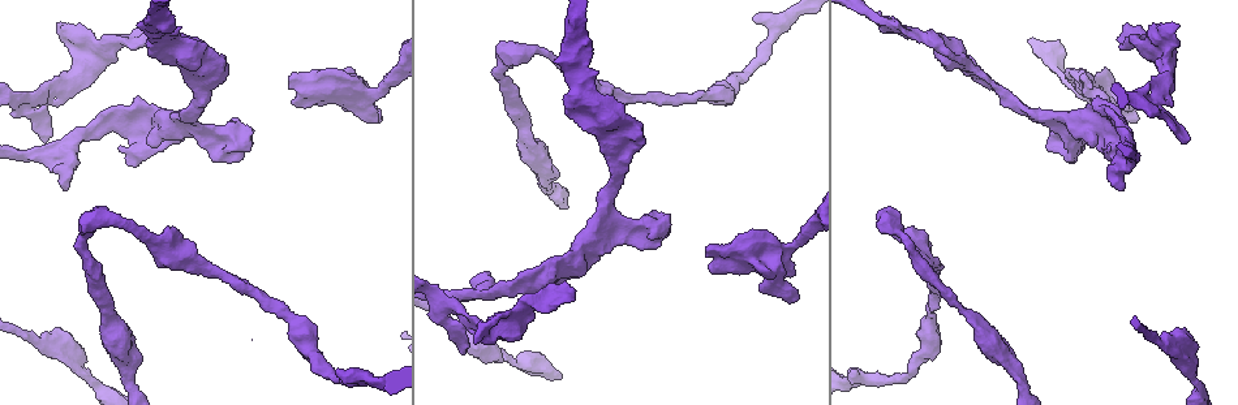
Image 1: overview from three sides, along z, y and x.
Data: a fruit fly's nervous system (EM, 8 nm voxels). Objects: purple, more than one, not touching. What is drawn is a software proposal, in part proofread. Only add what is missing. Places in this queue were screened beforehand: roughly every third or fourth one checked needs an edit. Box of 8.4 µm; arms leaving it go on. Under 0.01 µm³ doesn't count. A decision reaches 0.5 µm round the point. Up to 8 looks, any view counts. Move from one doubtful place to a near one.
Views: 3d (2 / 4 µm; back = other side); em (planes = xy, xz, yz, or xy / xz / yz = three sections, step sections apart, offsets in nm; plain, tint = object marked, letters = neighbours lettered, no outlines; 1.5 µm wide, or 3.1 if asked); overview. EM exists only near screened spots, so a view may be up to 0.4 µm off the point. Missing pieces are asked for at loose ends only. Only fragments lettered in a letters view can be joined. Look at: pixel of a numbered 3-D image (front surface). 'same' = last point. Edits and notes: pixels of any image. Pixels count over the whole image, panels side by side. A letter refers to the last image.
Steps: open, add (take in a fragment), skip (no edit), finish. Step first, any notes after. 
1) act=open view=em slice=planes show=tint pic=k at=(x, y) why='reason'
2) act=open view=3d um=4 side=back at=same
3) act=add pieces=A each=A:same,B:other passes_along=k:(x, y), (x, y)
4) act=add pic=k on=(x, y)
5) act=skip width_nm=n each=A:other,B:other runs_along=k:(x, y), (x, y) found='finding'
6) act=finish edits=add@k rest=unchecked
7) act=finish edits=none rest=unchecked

act=open view=em slice=planes show=letters pic=1 at=(1096, 95) why='free end'

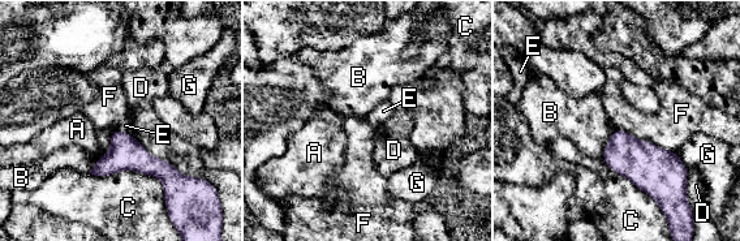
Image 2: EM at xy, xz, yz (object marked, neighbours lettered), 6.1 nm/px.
act=skip width_nm=190 longest_contact=C:500nm each=A:other,B:other,C:other,D:other,E:other,F:other,G:other found='no lettered fragment goes on from it'

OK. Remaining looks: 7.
act=open view=3d um=2 pic=1 at=(374, 121) why='an open end'

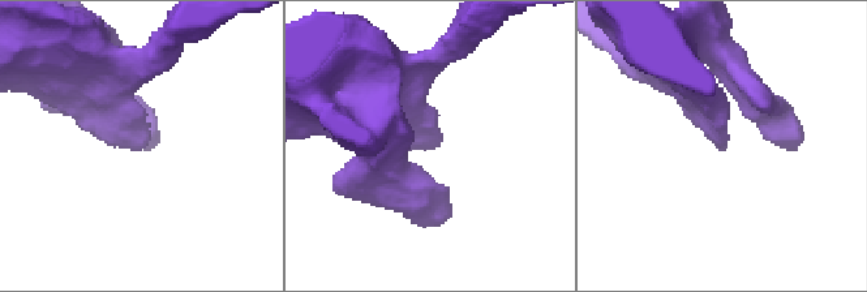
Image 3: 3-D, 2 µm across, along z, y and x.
act=open view=em slice=planes show=letters pic=3 at=(437, 143) why='need the tissue'

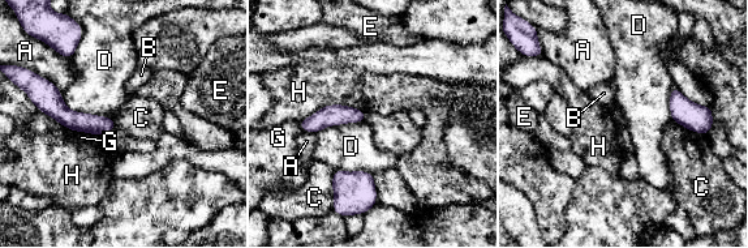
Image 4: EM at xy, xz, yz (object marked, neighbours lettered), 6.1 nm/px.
act=skip each=A:other,B:other,C:other,D:other,E:other,G:other,H:other runs_along=4:(38, 95), (72, 120), (112, 123) found='none of them fits'

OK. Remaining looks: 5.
act=open view=3d um=2 side=back pic=1 at=(65, 188) why='branch stops here'

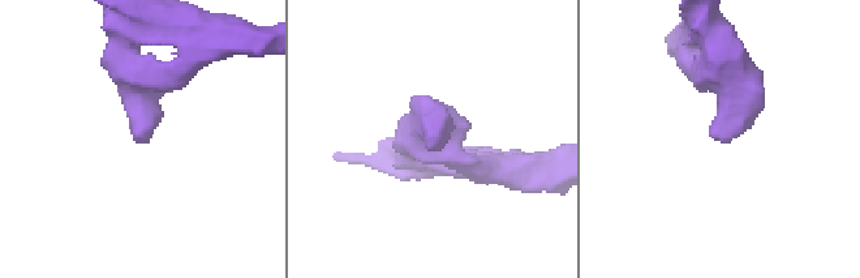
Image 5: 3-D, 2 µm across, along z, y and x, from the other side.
act=open view=em slice=planes show=tint pic=5 at=(437, 145) why='need the tissue'

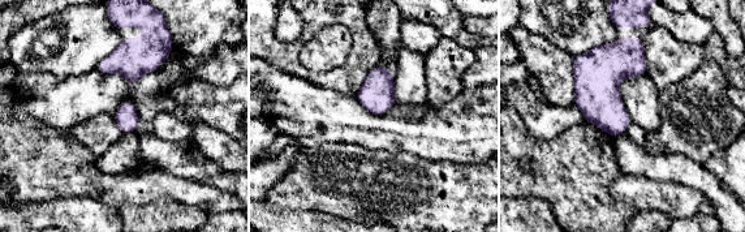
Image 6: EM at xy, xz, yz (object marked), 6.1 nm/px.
act=open view=em slice=planes show=letters at=same why='see the neighbours'

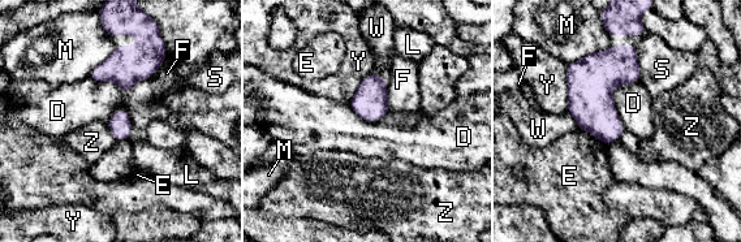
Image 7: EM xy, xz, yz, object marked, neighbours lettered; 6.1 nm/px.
act=skip width_nm=140 each=D:other,E:other,F:other,L:other,M:other,S:other,W:other,Y:other,Z:other border=7:(89, 76), (125, 93), (153, 77) found='none of them fits'

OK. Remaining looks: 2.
act=finish edits=none rest=unchecked

